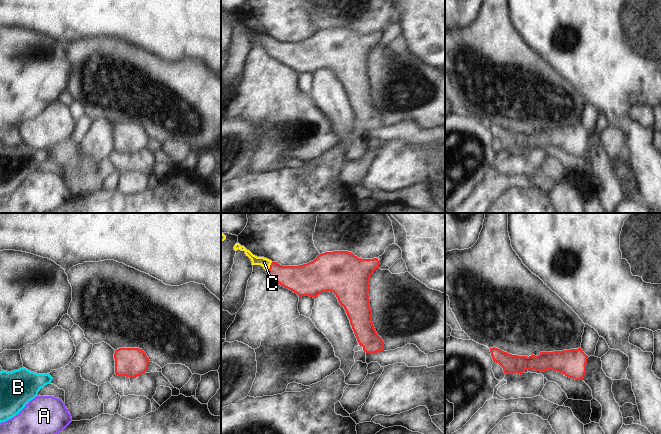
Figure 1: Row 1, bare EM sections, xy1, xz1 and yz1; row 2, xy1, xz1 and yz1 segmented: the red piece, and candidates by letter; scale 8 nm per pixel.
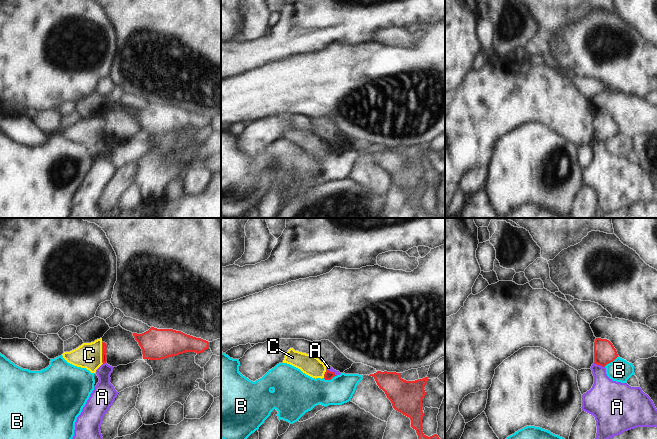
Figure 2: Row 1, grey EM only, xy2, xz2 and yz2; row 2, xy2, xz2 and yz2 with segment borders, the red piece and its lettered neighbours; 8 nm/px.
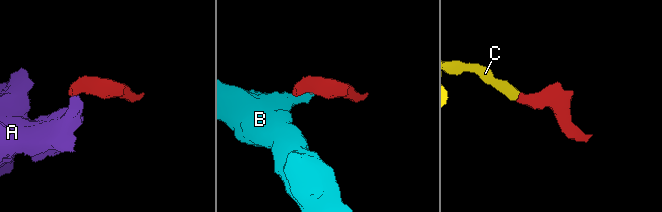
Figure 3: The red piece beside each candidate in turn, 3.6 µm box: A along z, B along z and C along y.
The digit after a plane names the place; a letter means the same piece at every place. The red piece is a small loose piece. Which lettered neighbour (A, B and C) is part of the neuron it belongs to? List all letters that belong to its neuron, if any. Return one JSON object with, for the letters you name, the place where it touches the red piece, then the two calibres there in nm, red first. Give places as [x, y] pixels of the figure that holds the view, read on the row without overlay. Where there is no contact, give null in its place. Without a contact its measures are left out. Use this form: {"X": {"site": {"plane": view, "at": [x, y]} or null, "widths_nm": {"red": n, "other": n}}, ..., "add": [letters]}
{"C": {"site": {"plane": "xy2", "at": [102, 129]}, "widths_nm": {"red": 50, "other": 200}}, "add": ["C"]}

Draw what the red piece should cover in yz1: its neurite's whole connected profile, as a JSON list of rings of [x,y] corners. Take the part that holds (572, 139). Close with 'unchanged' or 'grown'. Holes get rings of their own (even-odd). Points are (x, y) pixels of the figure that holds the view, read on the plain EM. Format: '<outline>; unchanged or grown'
[[[490,124],[494,138],[498,139],[505,150],[524,150],[526,146],[553,146],[575,156],[583,156],[586,149],[588,132],[581,124],[554,128],[540,128],[539,131],[518,132],[498,124]]]; unchanged

